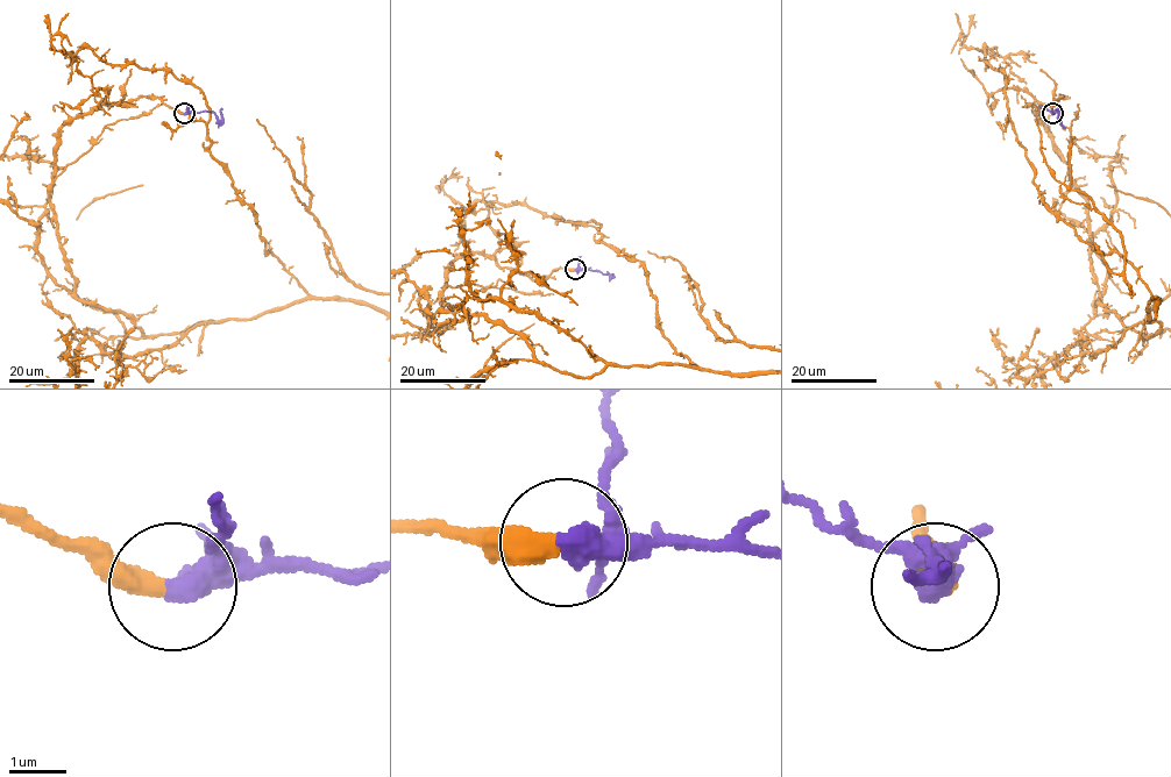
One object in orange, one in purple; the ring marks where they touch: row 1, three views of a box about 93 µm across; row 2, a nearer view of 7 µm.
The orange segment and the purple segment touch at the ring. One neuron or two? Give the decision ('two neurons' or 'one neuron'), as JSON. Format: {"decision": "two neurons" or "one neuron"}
{"decision": "one neuron"}

